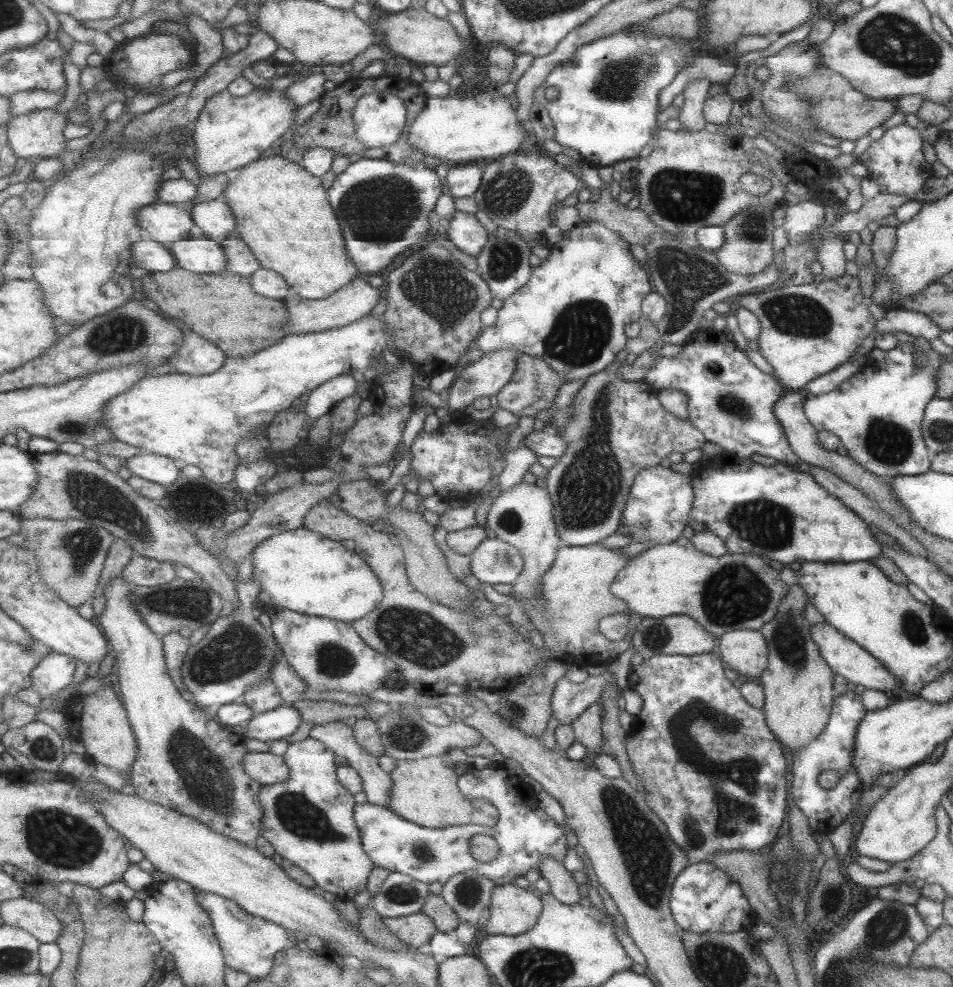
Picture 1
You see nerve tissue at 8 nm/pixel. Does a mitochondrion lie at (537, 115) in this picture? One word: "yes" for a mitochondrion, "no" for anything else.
no

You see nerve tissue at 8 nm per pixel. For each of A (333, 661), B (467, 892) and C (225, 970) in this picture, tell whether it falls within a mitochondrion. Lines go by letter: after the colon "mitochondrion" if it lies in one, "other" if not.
A: mitochondrion
B: mitochondrion
C: other

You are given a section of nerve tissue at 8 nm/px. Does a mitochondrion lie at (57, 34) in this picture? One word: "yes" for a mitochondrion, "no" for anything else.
no

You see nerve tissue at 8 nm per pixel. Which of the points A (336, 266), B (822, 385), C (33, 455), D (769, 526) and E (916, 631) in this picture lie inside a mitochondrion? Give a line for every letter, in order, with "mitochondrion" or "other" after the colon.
A: other
B: other
C: other
D: mitochondrion
E: mitochondrion

